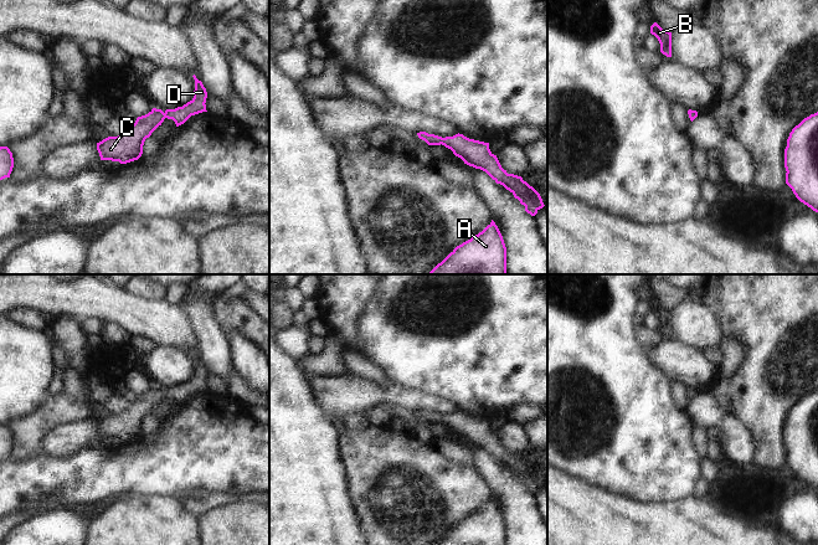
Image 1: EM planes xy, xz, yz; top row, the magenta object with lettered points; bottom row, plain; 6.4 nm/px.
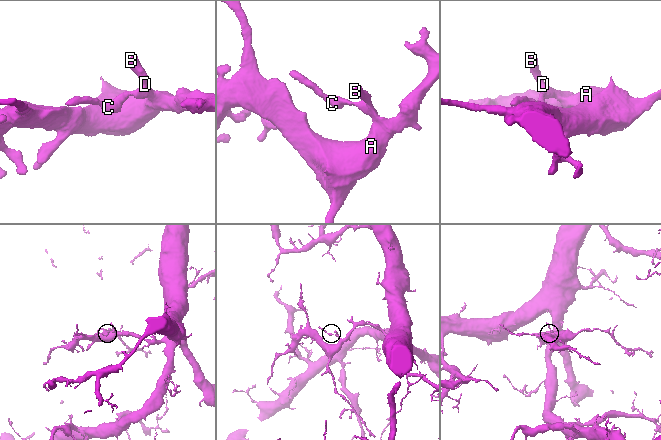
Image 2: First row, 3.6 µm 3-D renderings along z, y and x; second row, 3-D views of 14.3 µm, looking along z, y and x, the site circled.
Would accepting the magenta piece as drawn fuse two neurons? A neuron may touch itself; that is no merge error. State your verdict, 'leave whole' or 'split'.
leave whole

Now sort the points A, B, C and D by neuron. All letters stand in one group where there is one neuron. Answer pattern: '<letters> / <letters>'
A B C D

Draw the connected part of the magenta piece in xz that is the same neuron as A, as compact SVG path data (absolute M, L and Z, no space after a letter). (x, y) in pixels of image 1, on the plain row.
M495 500L457 524L436 545L506 545L506 525Z

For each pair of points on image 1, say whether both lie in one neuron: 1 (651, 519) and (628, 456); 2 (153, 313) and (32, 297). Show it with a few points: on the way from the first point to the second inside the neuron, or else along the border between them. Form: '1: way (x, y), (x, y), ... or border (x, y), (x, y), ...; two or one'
1: border (616, 494), (623, 494), (642, 502), (674, 502); two
2: way (123, 309), (101, 299), (62, 299); one

